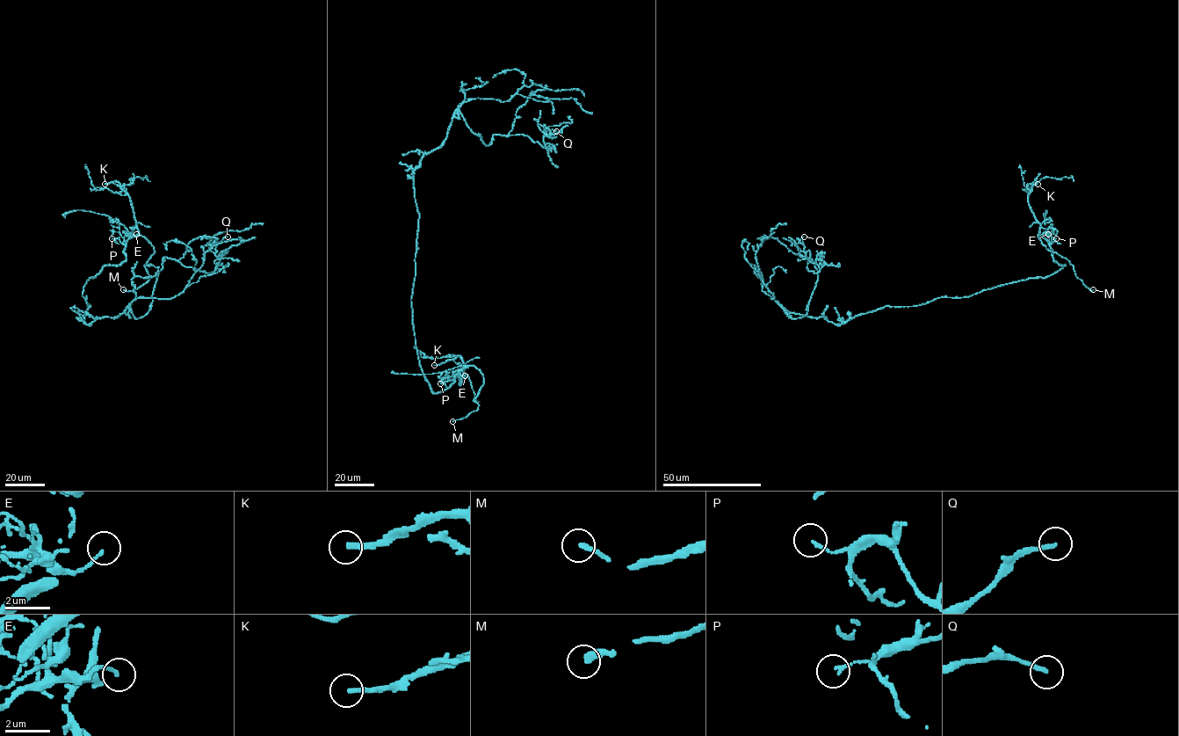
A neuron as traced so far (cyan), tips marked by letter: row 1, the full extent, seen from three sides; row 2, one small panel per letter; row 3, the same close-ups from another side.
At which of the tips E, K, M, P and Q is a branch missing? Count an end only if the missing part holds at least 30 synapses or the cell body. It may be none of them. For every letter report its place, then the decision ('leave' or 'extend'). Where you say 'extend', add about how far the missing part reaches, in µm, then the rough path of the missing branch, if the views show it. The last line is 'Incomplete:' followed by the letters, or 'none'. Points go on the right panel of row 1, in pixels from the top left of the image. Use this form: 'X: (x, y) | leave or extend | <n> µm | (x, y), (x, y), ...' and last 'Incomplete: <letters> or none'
E: (1048, 234) | leave
K: (1037, 184) | extend | 50 µm | (1037, 184), (1048, 184), (1056, 205), (1052, 212), (1039, 218)
M: (1093, 289) | extend | 20 µm
P: (1056, 238) | leave
Q: (804, 236) | leave
Incomplete: K, M

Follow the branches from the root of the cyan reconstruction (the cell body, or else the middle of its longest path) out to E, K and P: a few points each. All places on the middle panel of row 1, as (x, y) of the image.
E: (419, 214), (411, 306), (419, 366), (436, 393), (445, 389), (453, 377), (465, 375)
K: (419, 214), (411, 306), (419, 366), (436, 393), (445, 389), (467, 368), (459, 356), (434, 365)
P: (419, 214), (412, 323), (419, 366), (430, 389), (436, 393), (444, 391), (453, 377), (440, 383)

